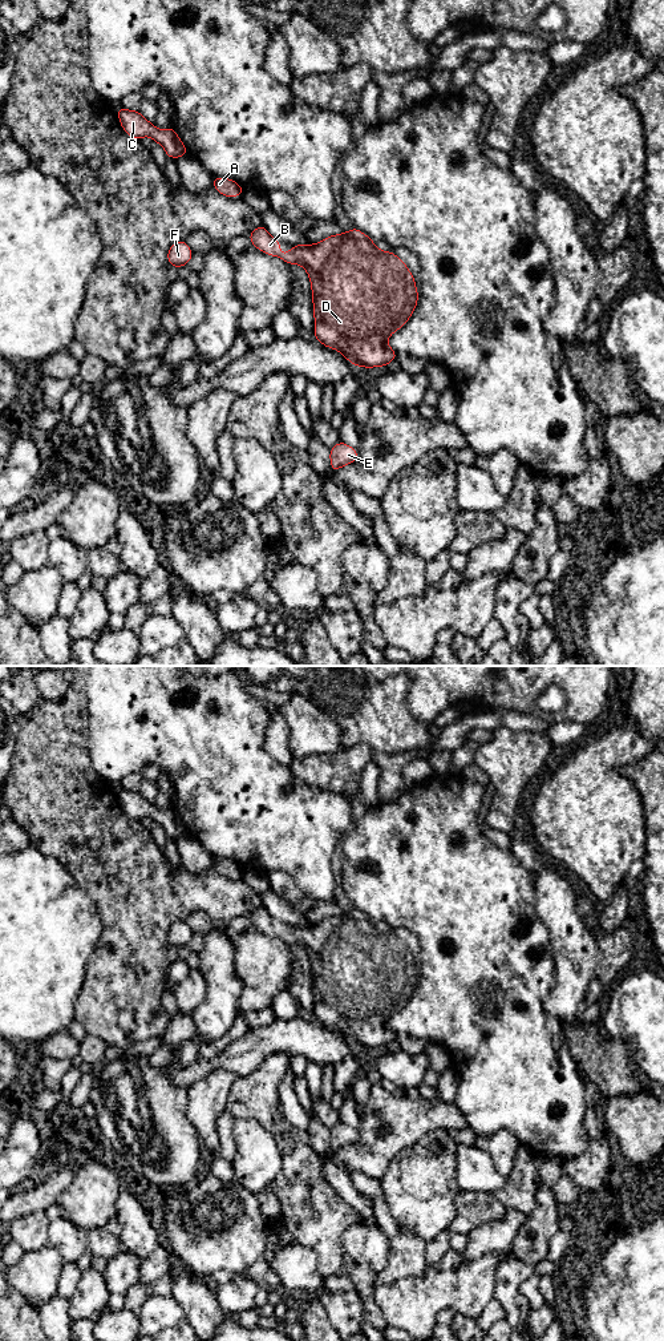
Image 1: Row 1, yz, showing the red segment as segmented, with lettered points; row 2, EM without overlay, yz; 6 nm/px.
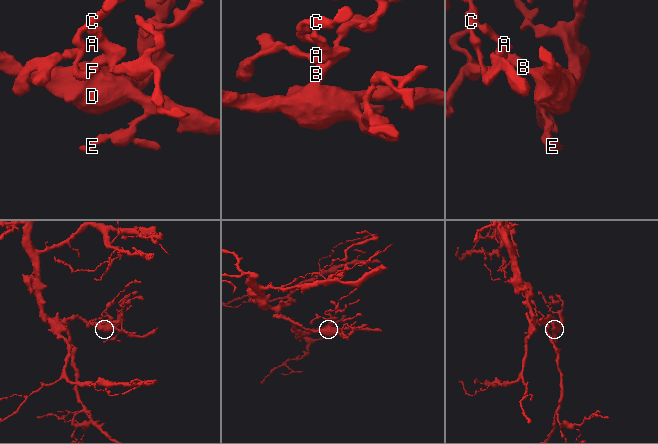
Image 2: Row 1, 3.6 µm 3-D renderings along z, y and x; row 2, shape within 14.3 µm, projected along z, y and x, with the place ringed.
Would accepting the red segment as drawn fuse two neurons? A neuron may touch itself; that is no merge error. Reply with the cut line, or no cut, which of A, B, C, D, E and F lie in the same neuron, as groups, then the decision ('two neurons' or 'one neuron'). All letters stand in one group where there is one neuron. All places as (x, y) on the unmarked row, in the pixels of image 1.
cut none; groups A B C D E F; one neuron

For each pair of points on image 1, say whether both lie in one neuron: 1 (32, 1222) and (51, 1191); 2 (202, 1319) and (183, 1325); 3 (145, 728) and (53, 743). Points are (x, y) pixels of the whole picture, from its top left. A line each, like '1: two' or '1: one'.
1: two
2: two
3: two

